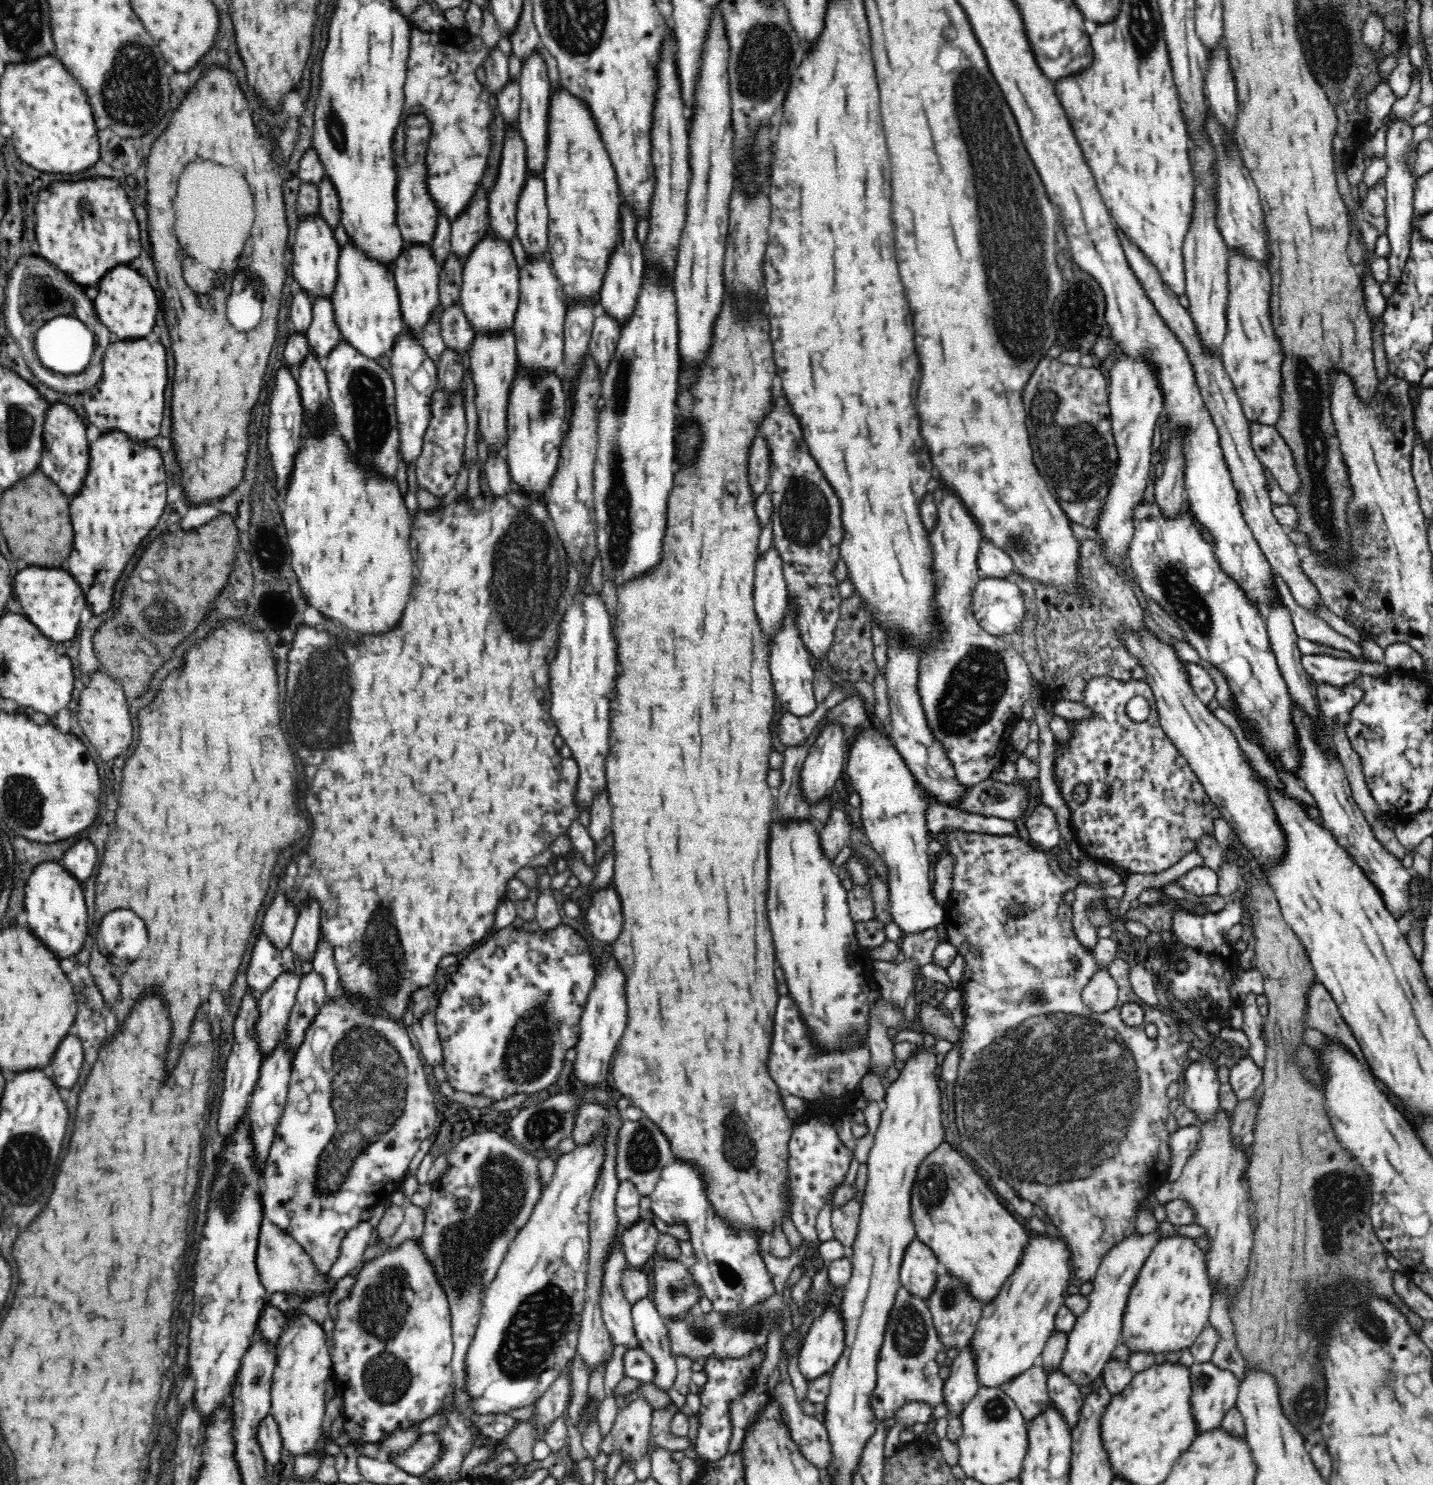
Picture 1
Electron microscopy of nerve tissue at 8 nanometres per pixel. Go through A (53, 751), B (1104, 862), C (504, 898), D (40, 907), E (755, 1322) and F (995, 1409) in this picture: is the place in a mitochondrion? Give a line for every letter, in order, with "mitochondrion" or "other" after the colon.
A: other
B: other
C: other
D: other
E: mitochondrion
F: mitochondrion

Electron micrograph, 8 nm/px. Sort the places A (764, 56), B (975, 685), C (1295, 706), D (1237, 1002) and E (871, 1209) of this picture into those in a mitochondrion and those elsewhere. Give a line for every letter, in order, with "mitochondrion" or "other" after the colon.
A: mitochondrion
B: mitochondrion
C: other
D: other
E: other

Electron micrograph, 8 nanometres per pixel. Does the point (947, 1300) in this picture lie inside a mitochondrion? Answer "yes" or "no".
yes

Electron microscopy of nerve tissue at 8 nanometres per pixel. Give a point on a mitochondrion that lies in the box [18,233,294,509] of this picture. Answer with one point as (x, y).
(39, 276)

